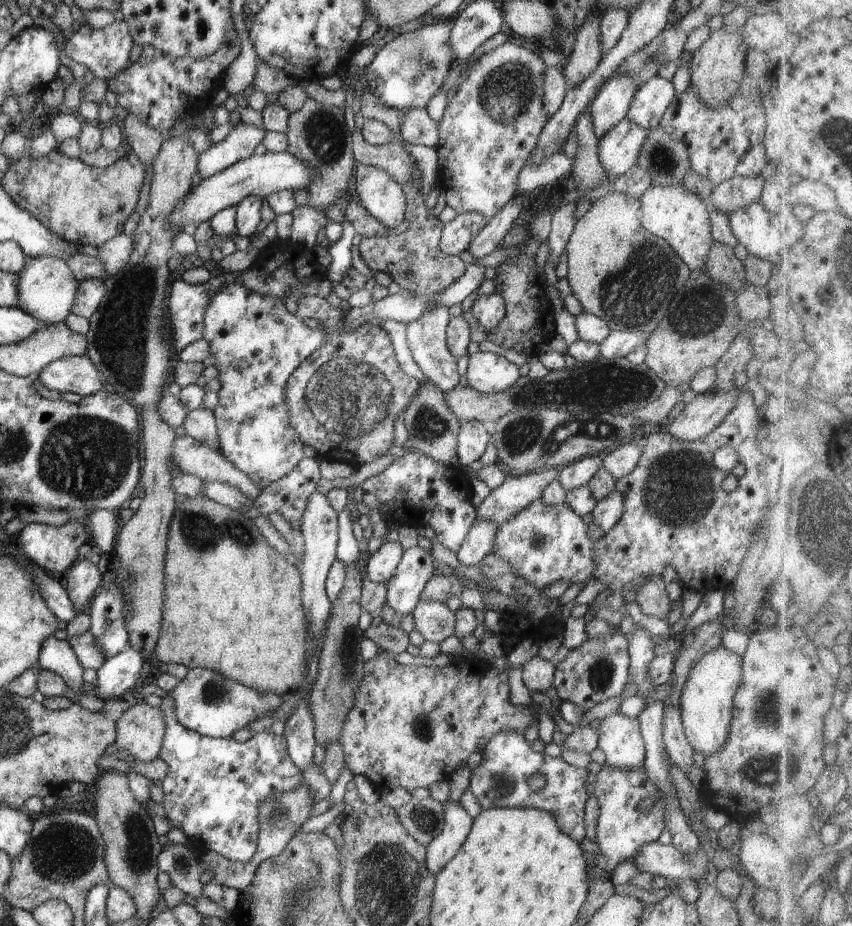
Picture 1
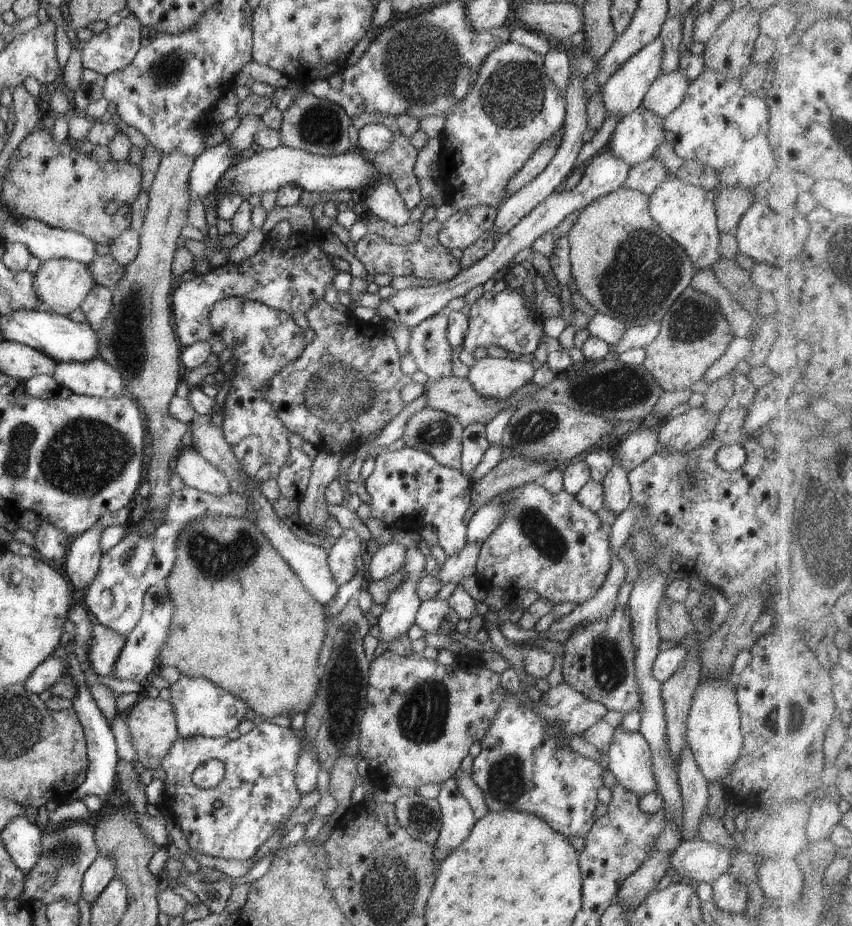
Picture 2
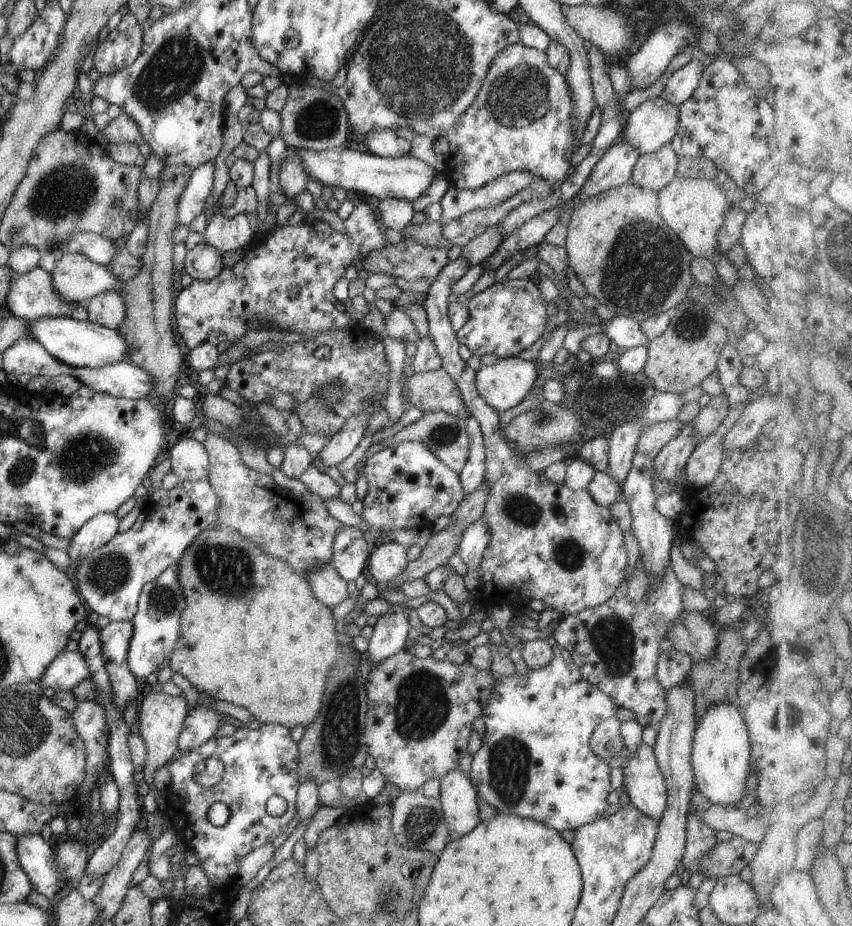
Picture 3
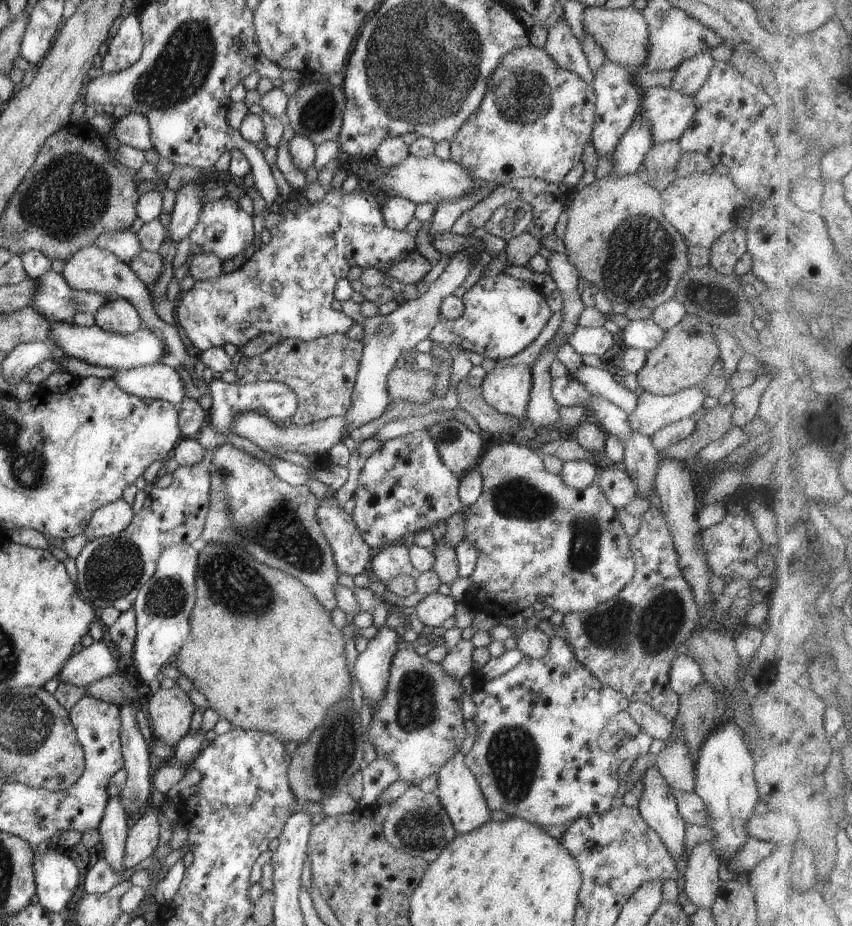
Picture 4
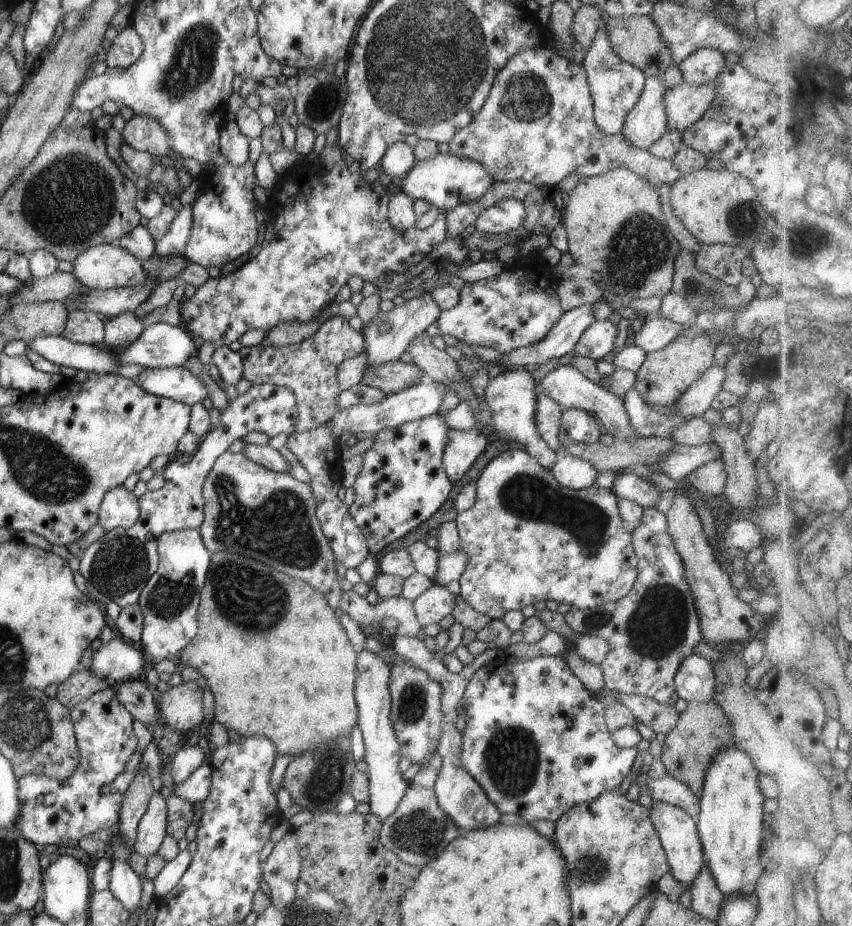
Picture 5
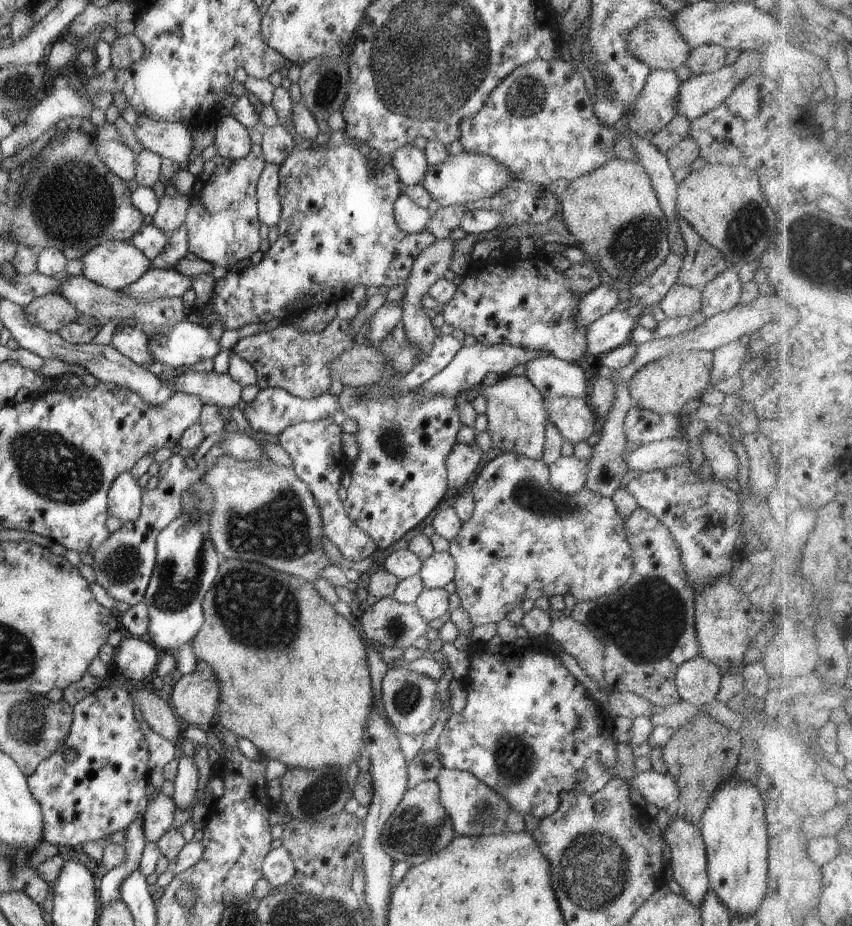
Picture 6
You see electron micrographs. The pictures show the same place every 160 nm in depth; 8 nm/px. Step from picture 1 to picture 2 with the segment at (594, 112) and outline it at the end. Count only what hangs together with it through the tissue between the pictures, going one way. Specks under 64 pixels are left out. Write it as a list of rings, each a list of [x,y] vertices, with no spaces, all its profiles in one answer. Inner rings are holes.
[[[656,37],[650,44],[640,49],[632,58],[625,62],[617,71],[601,86],[601,95],[608,117],[618,117],[629,115],[636,110],[649,91],[650,85],[658,75],[661,74],[661,58],[664,54],[664,47],[661,38]]]

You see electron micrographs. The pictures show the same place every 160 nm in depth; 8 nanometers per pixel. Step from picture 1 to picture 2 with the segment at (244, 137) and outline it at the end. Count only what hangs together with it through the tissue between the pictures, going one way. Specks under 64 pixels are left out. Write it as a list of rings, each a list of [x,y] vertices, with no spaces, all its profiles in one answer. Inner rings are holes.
[[[224,139],[220,144],[204,149],[195,158],[189,174],[191,202],[192,198],[203,200],[215,190],[221,176],[232,166],[237,153],[230,140]]]

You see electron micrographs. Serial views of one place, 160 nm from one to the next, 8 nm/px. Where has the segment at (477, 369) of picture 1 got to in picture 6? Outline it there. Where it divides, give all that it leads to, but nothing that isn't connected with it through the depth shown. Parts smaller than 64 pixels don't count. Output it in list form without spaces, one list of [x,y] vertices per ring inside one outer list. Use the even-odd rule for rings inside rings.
[[[526,376],[501,377],[494,385],[480,384],[467,394],[466,401],[472,402],[477,396],[484,396],[487,402],[487,434],[493,438],[493,446],[504,452],[540,459],[544,454],[545,428],[549,414],[544,408],[543,394]]]

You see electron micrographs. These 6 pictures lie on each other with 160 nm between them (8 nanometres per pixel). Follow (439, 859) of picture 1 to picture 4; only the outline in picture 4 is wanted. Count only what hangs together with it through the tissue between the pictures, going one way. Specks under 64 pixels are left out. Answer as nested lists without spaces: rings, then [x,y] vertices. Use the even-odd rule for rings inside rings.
[[[460,750],[437,772],[437,789],[435,795],[440,799],[446,814],[450,817],[454,830],[464,834],[476,830],[490,820],[491,810],[486,804],[476,777],[465,763],[465,756]]]

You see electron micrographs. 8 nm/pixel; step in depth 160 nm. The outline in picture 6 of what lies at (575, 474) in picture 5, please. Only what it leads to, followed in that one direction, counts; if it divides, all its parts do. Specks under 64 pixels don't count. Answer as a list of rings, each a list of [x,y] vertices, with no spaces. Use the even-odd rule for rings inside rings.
[[[560,455],[558,460],[551,462],[549,481],[555,491],[572,494],[585,488],[588,474],[588,463],[574,456]]]

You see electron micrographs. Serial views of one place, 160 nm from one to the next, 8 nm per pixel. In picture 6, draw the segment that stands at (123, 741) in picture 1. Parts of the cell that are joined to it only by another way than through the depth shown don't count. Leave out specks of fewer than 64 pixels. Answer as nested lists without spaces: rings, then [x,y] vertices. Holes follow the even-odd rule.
[[[208,670],[194,671],[192,674],[182,675],[172,689],[172,708],[185,726],[208,728],[210,721],[217,712],[220,689],[217,677]]]

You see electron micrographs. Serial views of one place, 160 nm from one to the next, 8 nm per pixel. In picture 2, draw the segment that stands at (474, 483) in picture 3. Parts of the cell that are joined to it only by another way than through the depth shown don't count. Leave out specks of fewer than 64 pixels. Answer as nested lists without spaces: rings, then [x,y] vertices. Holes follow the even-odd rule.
[[[472,423],[463,427],[461,448],[461,468],[462,474],[470,481],[474,468],[478,466],[484,453],[491,444],[486,439],[485,425],[482,423]]]

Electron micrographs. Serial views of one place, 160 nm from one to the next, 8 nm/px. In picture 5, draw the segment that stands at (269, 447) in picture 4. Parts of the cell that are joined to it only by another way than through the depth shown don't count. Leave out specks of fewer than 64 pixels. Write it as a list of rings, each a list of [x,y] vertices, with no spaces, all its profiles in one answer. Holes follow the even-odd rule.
[[[424,380],[418,385],[402,390],[400,393],[390,393],[378,404],[356,405],[338,411],[329,421],[328,428],[332,430],[332,436],[336,439],[340,439],[344,432],[348,432],[351,435],[357,435],[360,432],[374,435],[378,430],[384,430],[384,428],[398,428],[398,426],[406,424],[406,422],[420,420],[424,416],[439,413],[446,392],[450,392],[450,386],[440,382]]]

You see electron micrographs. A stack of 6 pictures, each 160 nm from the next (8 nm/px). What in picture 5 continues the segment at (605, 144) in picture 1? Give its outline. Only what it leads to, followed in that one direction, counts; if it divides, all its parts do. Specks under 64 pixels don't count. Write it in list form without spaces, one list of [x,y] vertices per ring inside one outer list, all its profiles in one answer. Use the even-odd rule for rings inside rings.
[[[680,83],[664,93],[665,111],[669,130],[678,129],[681,133],[692,126],[708,110],[715,99],[713,83],[691,85]]]

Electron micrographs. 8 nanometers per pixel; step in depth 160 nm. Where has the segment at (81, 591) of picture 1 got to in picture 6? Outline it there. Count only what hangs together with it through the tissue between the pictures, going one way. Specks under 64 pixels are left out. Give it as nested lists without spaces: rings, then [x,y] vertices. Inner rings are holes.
[[[122,473],[110,485],[107,501],[108,514],[122,523],[134,522],[141,515],[143,488],[128,473]]]

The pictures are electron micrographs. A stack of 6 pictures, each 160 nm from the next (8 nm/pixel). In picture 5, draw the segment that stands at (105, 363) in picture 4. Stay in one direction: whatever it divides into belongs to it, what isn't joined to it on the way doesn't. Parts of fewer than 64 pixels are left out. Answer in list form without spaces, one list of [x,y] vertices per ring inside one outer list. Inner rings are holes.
[[[155,323],[146,327],[138,340],[134,340],[117,356],[122,365],[136,364],[150,369],[184,367],[187,360],[198,358],[199,347],[199,341],[186,328],[174,327],[167,323]]]

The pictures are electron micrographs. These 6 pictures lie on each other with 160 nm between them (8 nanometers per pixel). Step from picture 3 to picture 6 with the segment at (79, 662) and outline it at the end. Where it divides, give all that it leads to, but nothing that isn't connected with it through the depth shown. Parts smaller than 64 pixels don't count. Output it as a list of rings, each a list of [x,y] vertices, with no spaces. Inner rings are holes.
[[[123,638],[115,648],[114,663],[124,678],[140,682],[155,672],[159,652],[150,641]]]

